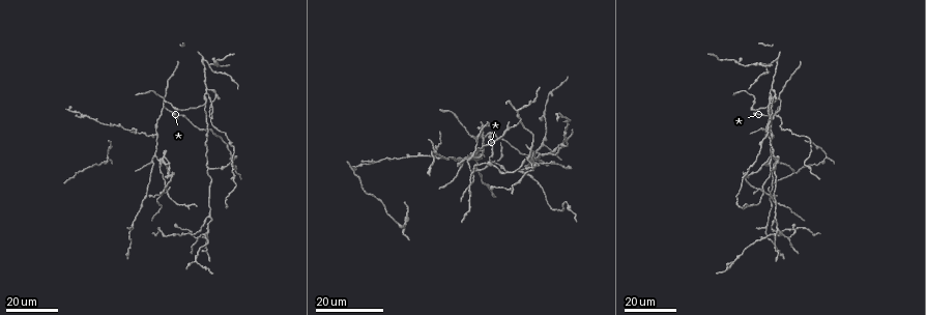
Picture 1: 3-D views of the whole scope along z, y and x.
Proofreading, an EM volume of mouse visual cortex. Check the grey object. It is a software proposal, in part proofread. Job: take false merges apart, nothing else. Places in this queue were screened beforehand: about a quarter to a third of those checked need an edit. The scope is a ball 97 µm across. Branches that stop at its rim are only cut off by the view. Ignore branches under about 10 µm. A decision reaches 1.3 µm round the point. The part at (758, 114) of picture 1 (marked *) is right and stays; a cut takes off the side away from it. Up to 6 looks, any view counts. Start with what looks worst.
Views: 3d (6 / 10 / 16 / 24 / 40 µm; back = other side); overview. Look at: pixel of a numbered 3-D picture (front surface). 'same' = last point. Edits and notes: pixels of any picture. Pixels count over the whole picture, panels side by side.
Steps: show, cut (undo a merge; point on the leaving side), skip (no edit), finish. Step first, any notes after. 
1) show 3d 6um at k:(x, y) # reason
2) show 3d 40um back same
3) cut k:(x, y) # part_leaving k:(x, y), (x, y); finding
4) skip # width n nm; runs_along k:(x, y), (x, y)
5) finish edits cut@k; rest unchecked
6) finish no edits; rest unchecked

show 3d 24um at 1:(160, 161) # three arms meet

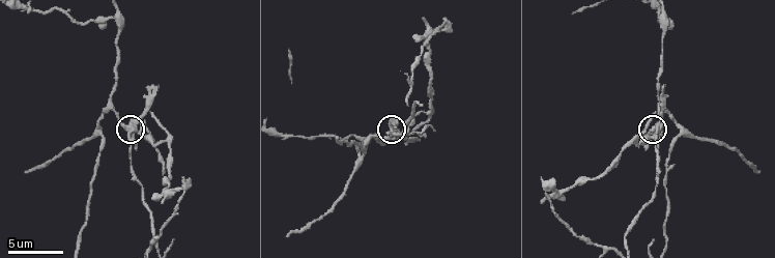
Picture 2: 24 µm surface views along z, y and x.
show 3d 6um at 2:(132, 136) # closer look

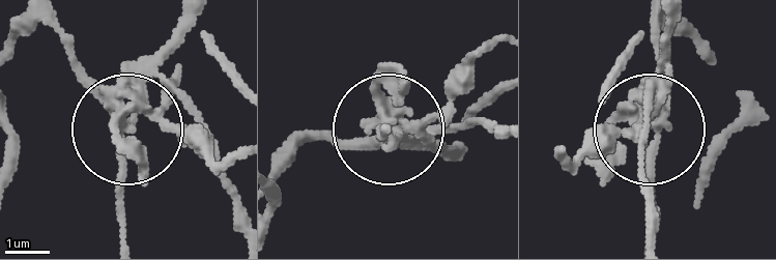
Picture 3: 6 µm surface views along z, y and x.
cut 3:(145, 152) # arms 3; a second cell is stuck on

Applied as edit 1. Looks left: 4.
show overview

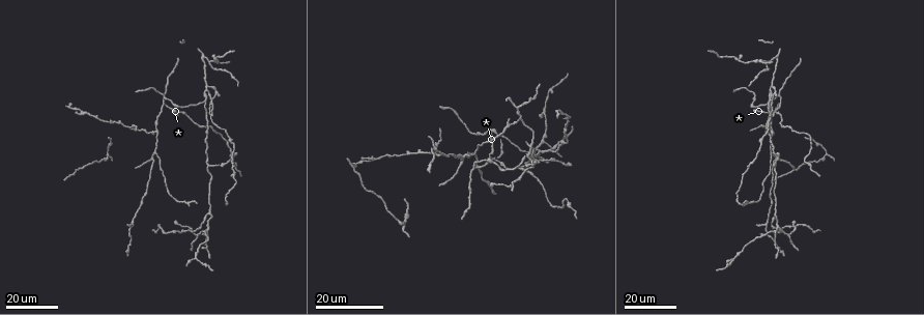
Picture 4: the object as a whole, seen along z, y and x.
show 3d 24um at 4:(205, 101) # three arms meet

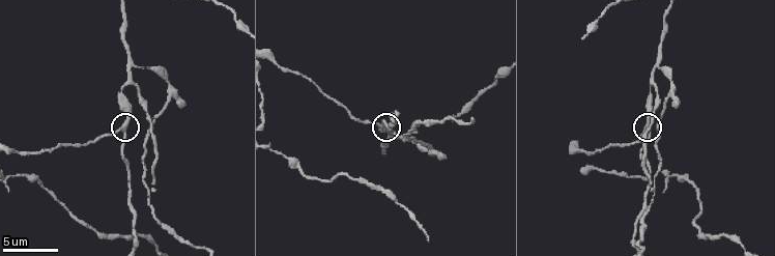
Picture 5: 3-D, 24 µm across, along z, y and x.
show 3d 6um at 5:(125, 127)

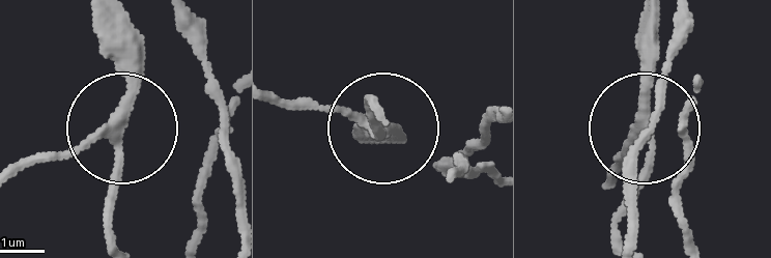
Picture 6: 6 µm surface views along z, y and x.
skip # width 220 nm; runs_along 6:(19, 171), (115, 130), (130, 15); one cell here

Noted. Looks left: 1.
show 3d 10um at 5:(133, 66) # three-way junction

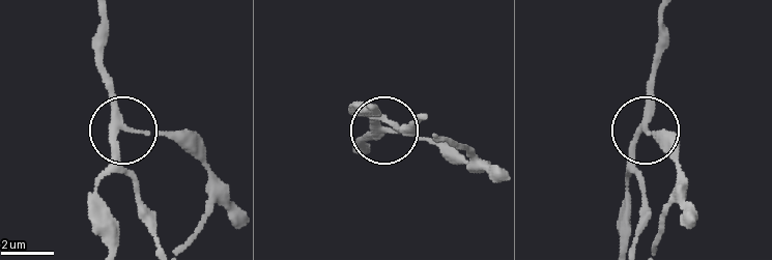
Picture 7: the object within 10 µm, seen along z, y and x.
skip # arms 3; runs_along 7:(625, 240), (625, 180), (646, 126), (652, 55); continuous, no second cell

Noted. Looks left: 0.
finish edits cut@3; rest unchecked

